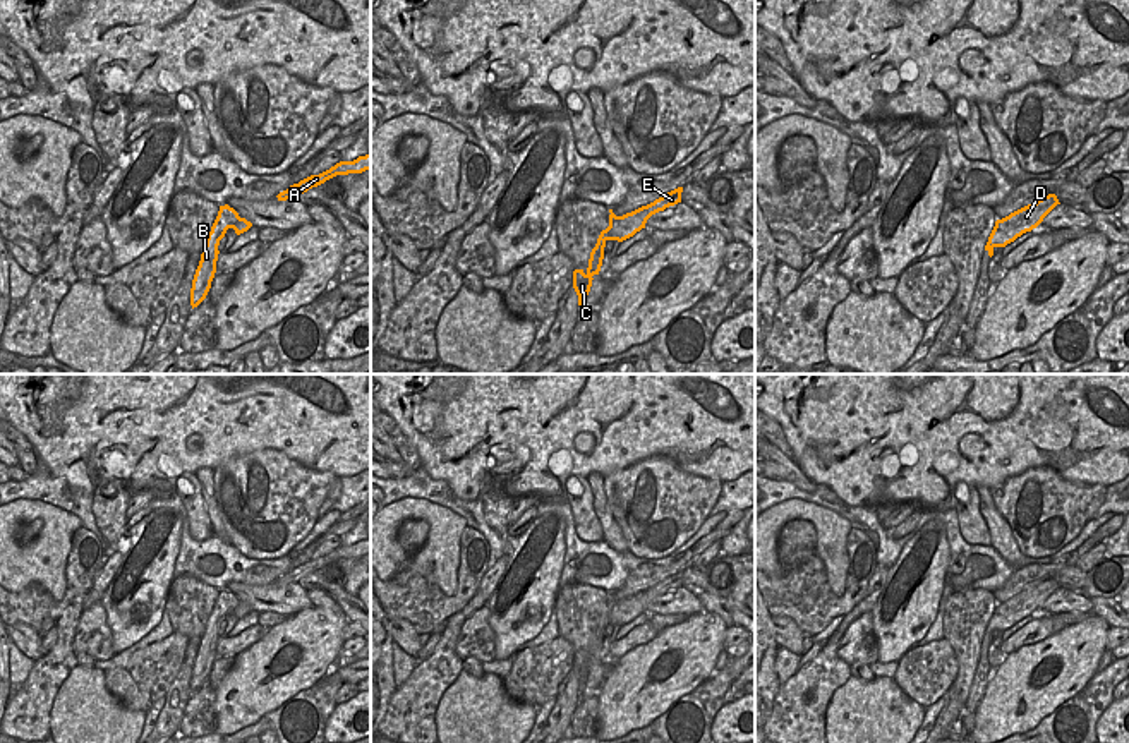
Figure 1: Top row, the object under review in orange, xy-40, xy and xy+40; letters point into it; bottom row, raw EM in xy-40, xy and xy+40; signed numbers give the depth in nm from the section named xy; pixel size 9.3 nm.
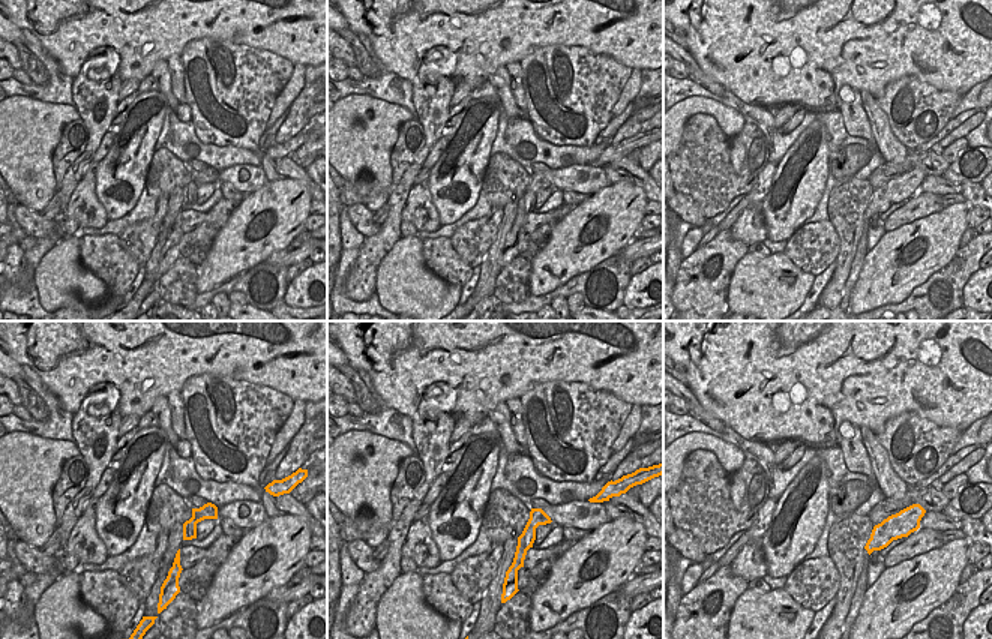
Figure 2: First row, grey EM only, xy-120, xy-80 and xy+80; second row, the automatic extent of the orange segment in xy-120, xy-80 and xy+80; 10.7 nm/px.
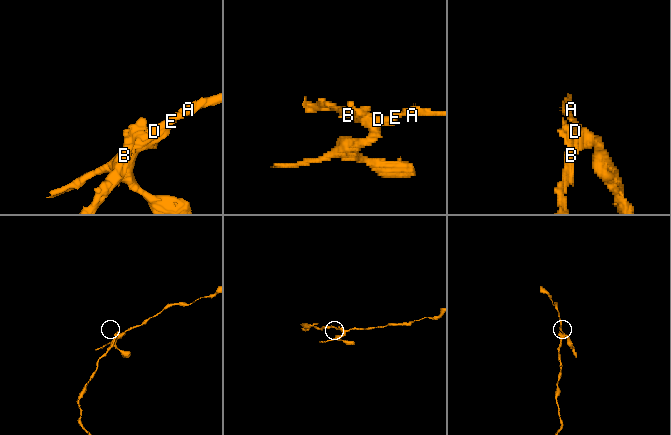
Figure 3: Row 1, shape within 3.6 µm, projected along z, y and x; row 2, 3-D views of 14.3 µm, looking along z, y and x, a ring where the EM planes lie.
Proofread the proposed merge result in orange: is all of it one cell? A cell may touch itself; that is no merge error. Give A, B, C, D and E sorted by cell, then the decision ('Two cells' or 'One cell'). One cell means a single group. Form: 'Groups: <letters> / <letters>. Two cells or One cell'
Groups: A D E / B C. Two cells.

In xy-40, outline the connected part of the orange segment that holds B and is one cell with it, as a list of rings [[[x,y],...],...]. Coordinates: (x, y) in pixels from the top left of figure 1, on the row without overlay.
[[[228,589],[220,590],[218,601],[211,611],[211,616],[208,618],[201,645],[192,664],[192,673],[190,673],[192,693],[197,692],[206,683],[216,657],[220,625],[225,621],[228,613],[233,613],[233,609],[238,604],[240,601],[233,592],[230,592]]]

